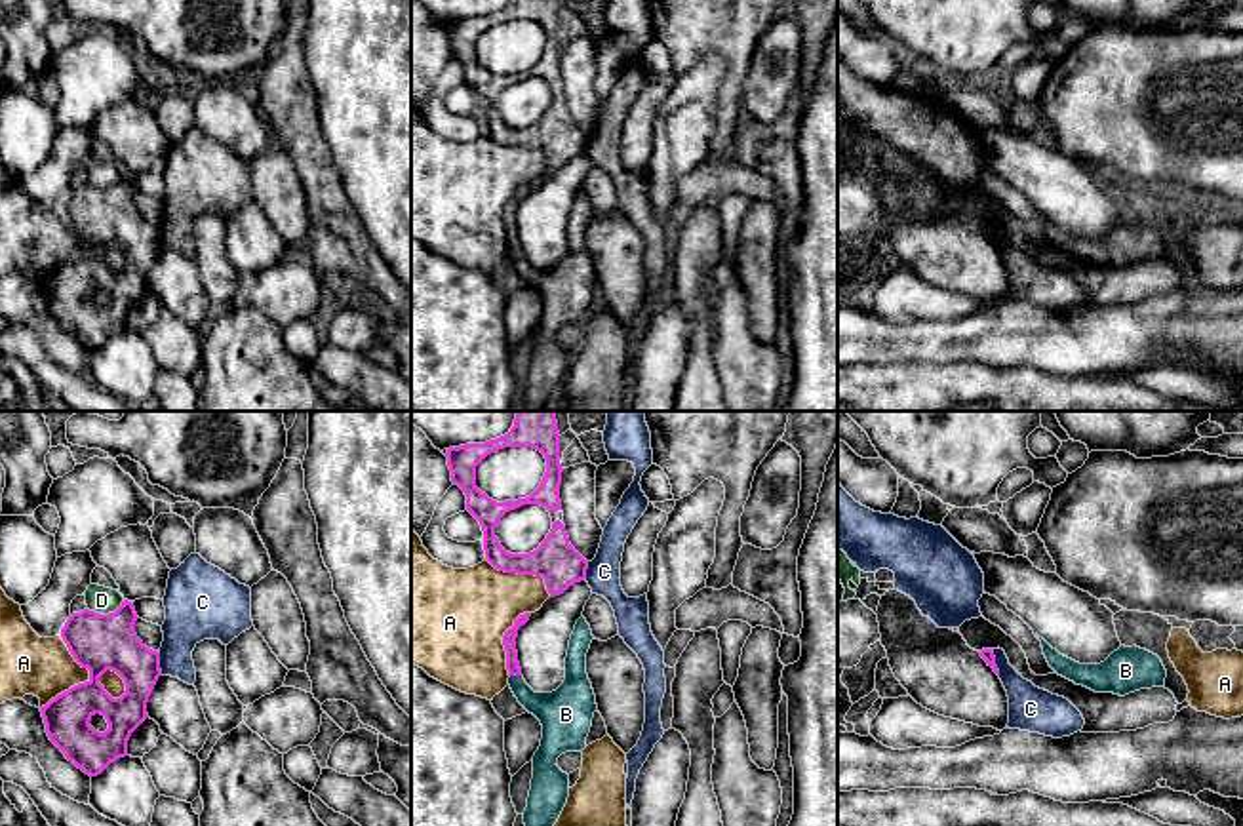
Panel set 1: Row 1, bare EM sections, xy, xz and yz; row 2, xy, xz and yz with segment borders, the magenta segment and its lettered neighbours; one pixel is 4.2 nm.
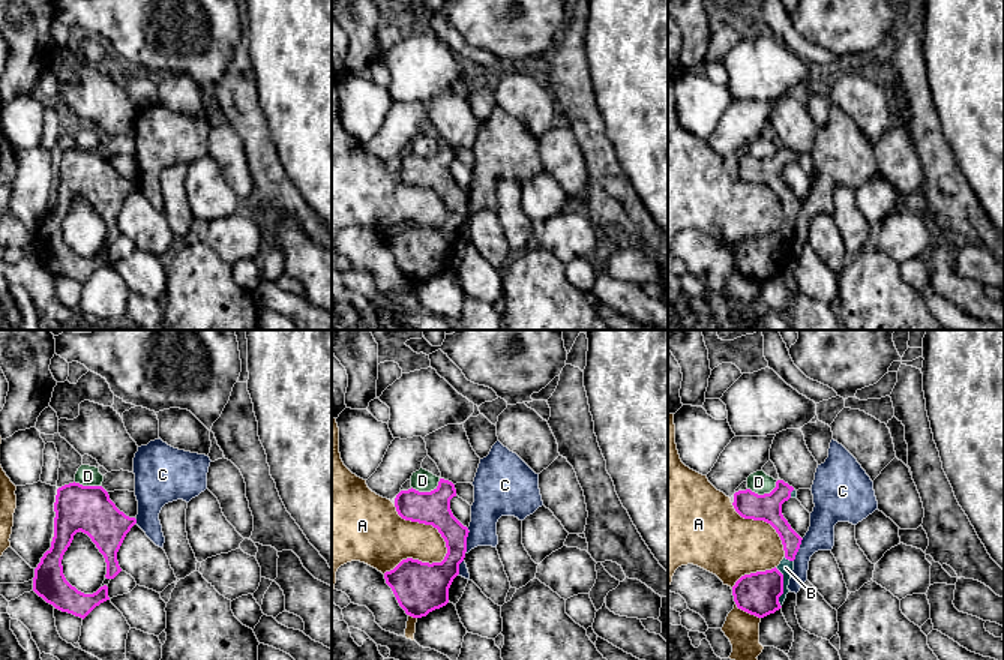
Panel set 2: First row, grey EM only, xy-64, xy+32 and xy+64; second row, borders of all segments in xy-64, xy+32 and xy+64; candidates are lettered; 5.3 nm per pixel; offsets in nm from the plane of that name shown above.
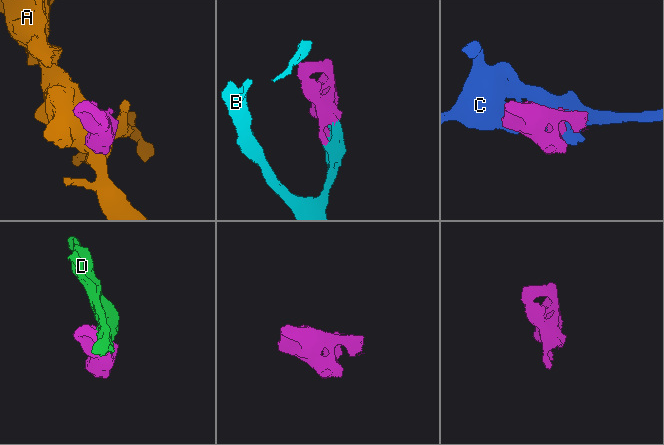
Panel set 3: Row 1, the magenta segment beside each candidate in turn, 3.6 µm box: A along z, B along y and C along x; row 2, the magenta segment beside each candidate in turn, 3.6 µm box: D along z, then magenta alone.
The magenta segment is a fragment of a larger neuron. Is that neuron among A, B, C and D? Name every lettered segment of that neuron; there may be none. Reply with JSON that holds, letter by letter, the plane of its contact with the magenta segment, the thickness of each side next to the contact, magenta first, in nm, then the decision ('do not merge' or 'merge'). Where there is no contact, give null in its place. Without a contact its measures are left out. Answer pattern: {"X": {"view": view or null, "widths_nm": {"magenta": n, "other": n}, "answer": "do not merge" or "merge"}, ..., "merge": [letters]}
{"A": {"view": "xy", "widths_nm": {"magenta": 240, "other": 260}, "answer": "do not merge"}, "B": {"view": "xz", "widths_nm": {"magenta": 60, "other": 200}, "answer": "merge"}, "C": {"view": "yz", "widths_nm": {"magenta": 50, "other": 190}, "answer": "do not merge"}, "D": {"view": "xy", "widths_nm": {"magenta": 240, "other": 120}, "answer": "do not merge"}, "merge": ["B"]}

